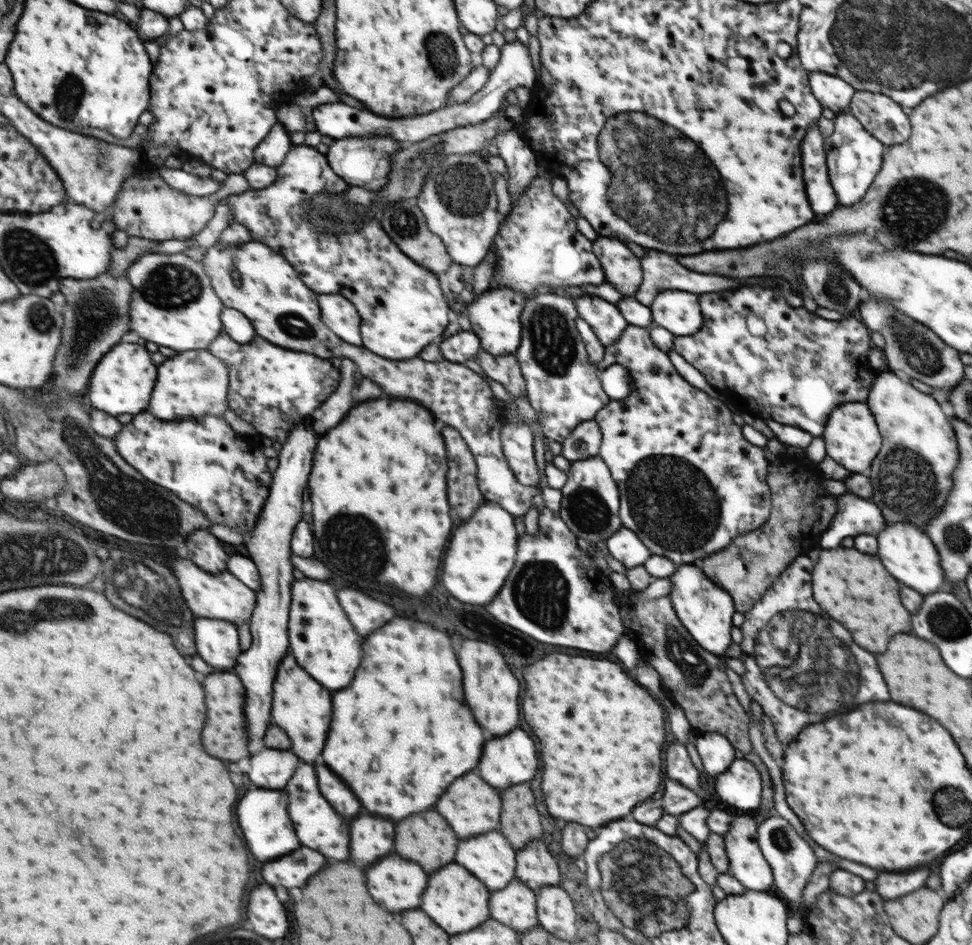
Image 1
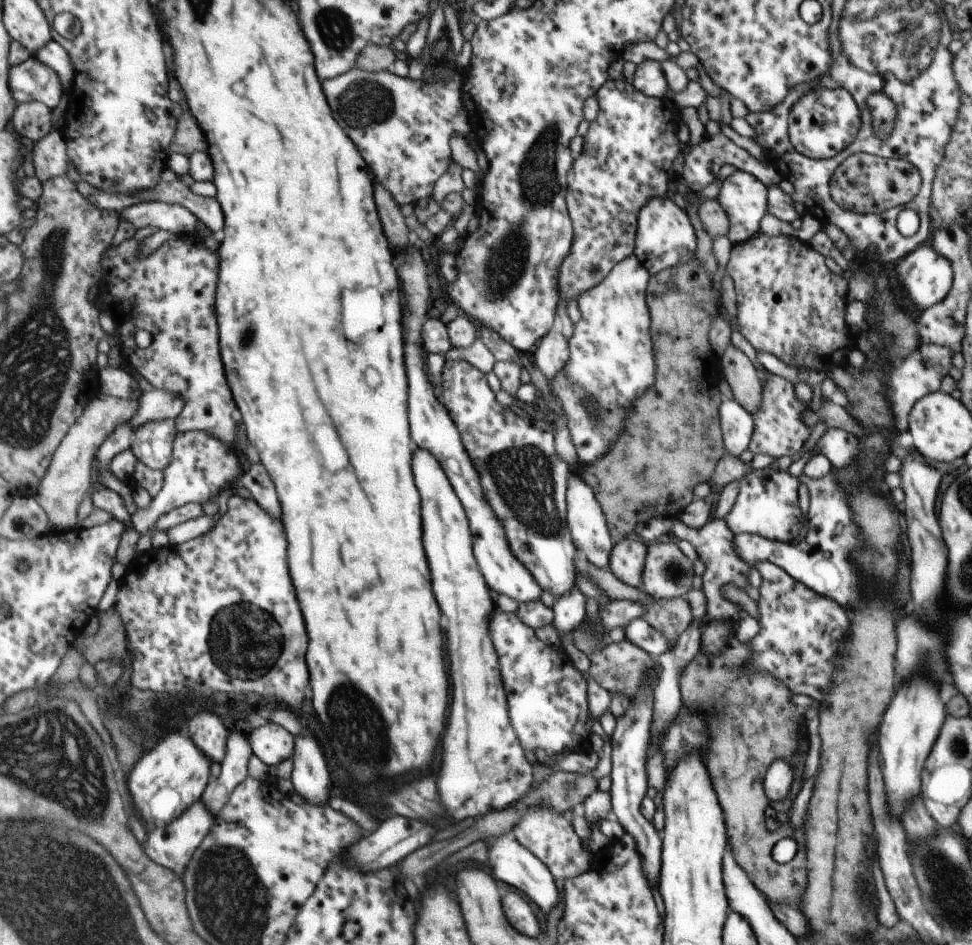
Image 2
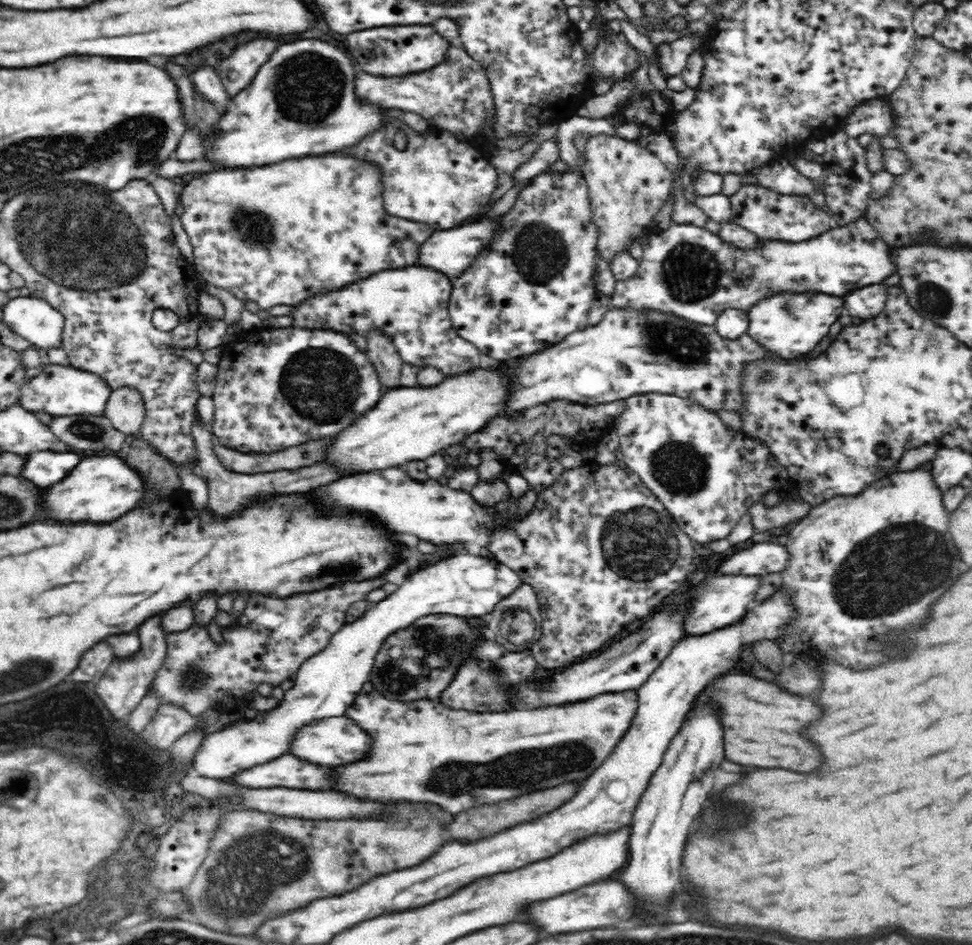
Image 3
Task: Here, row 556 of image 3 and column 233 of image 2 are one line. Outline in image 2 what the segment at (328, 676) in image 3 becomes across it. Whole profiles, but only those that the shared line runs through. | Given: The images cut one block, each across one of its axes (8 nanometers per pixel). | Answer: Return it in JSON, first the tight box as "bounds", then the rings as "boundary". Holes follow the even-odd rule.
{"bounds":[131,432,243,534],"boundary":[[[179,432],[175,440],[175,458],[171,466],[165,470],[165,488],[147,510],[139,510],[135,516],[131,516],[133,528],[139,534],[147,534],[151,532],[151,528],[155,528],[159,518],[171,510],[183,508],[187,504],[215,502],[221,492],[231,488],[231,484],[239,480],[239,476],[243,476],[241,466],[243,464],[237,448],[233,448],[219,436],[211,432]]]}

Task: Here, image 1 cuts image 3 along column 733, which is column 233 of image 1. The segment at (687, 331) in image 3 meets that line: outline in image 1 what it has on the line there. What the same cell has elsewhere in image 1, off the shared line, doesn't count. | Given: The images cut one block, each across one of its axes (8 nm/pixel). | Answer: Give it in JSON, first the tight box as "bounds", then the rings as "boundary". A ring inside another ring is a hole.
{"bounds":[207,332,341,444],"boundary":[[[221,332],[219,340],[215,340],[207,350],[227,362],[227,368],[231,370],[229,408],[249,422],[265,442],[279,440],[285,444],[297,424],[301,424],[315,408],[319,410],[341,380],[339,370],[329,360],[307,352],[279,348],[261,336],[249,344],[241,344],[227,332]]]}

